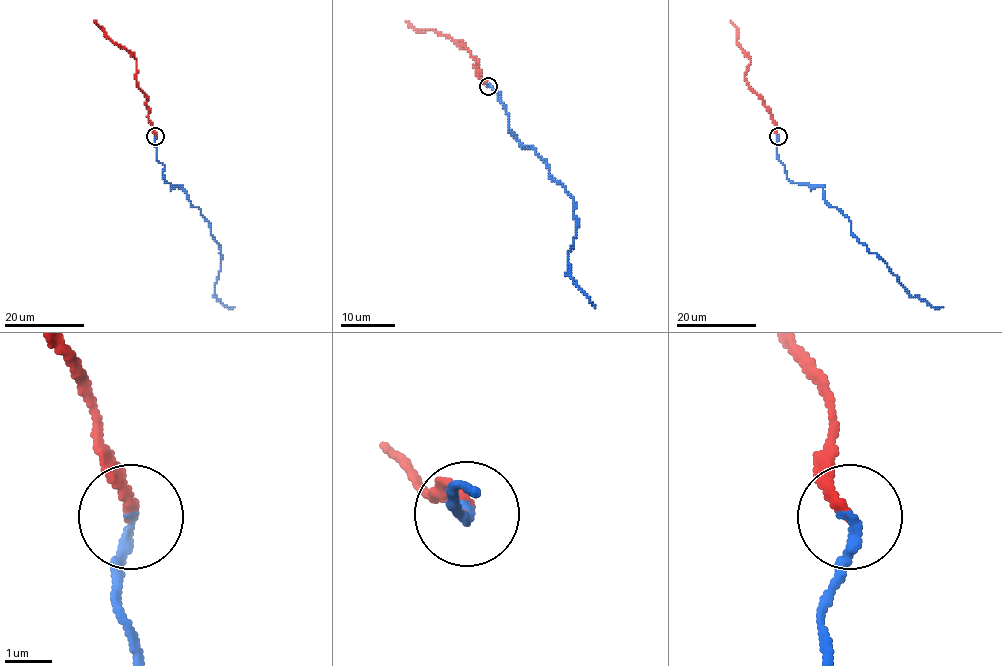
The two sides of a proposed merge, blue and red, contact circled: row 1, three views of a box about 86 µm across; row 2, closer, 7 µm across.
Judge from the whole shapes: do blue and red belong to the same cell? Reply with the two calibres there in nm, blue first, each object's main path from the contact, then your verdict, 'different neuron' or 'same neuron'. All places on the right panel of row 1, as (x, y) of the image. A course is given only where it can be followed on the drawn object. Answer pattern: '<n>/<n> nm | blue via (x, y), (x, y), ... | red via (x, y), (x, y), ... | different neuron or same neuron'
180/190 nm | blue via (778, 136), (777, 158), (787, 177), (819, 185), (823, 198), (851, 223), (851, 233), (911, 295), (943, 307) | red via (778, 136), (771, 111), (745, 78), (751, 60), (737, 44), (737, 29), (730, 21) | same neuron

